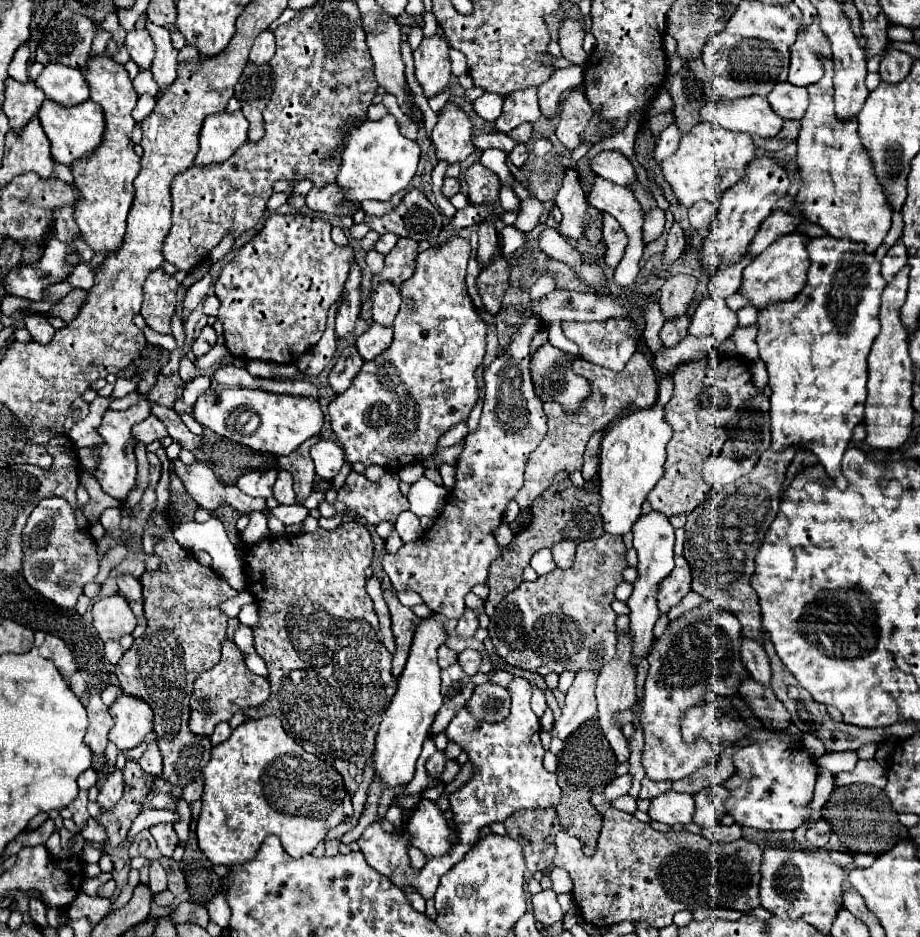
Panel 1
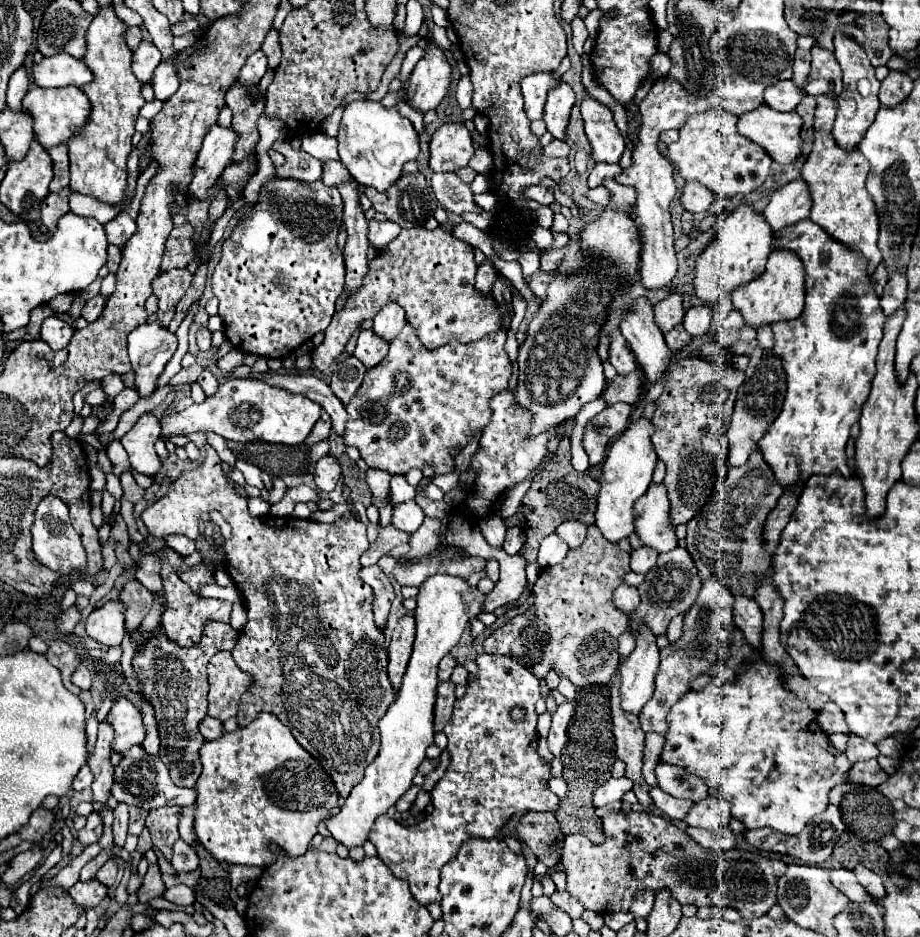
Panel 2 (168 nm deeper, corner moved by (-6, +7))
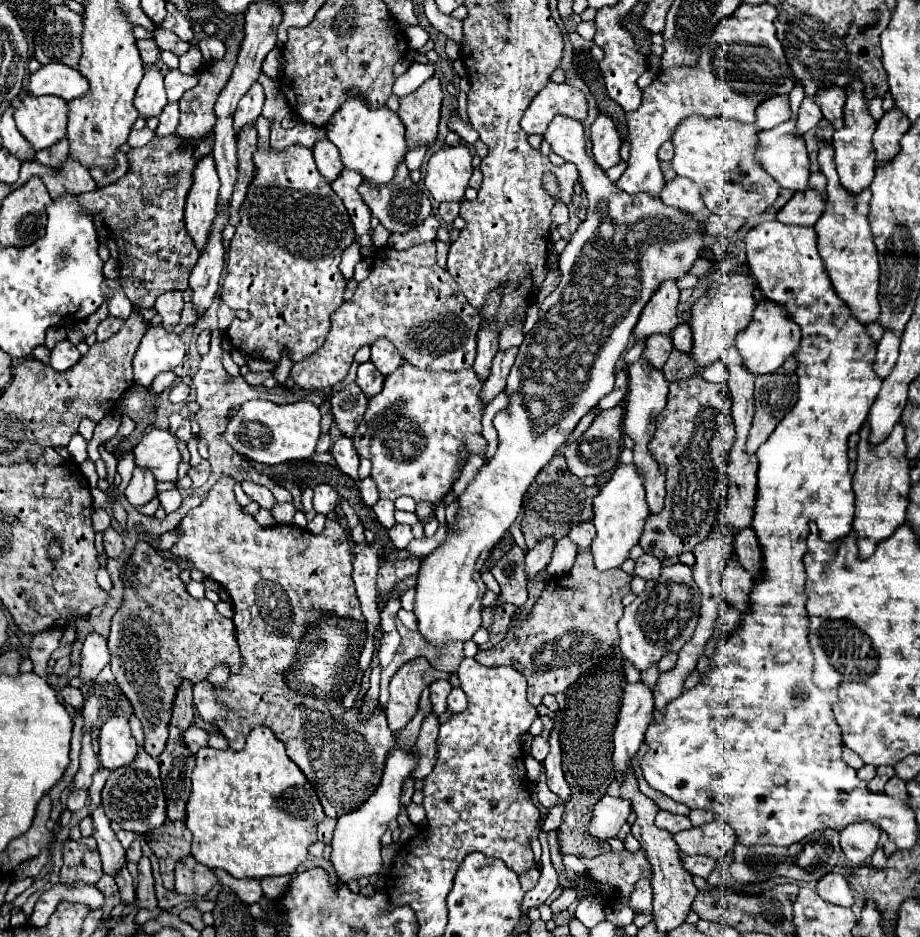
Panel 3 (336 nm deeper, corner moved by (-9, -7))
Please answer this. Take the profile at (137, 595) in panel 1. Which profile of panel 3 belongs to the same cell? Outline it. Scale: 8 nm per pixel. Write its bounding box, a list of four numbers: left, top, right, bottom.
[104,528,124,558]

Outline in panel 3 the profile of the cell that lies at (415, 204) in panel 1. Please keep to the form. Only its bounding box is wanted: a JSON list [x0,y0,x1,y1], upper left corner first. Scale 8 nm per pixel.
[358,164,432,234]

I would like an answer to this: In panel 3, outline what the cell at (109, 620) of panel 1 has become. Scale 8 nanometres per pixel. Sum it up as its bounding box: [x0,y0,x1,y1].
[80,632,110,696]

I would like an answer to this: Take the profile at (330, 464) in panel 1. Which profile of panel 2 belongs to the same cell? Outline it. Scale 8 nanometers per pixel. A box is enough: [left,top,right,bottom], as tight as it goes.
[313,456,341,494]

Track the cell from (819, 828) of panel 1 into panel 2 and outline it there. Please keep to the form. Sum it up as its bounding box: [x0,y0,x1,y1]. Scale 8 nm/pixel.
[745,806,845,866]

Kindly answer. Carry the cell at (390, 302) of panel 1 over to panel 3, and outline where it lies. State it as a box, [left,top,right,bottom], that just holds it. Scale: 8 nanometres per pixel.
[370,338,402,376]

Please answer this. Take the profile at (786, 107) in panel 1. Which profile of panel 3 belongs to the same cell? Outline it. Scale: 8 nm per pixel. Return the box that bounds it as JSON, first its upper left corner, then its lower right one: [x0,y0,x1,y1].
[756,96,792,130]

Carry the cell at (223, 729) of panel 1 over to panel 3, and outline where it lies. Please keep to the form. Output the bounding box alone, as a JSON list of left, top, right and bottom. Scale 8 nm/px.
[184,726,210,752]

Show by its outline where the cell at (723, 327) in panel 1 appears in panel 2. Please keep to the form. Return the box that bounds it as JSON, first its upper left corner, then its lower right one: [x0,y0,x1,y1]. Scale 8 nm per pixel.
[683,304,713,336]

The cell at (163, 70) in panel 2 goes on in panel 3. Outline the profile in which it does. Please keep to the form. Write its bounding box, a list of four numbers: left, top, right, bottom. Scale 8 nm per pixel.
[166,70,198,102]

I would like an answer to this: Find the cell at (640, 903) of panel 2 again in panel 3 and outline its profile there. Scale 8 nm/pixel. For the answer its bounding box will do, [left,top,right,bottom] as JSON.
[630,878,652,914]

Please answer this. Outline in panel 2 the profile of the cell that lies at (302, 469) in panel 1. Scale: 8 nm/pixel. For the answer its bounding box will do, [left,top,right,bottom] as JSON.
[307,414,331,446]

